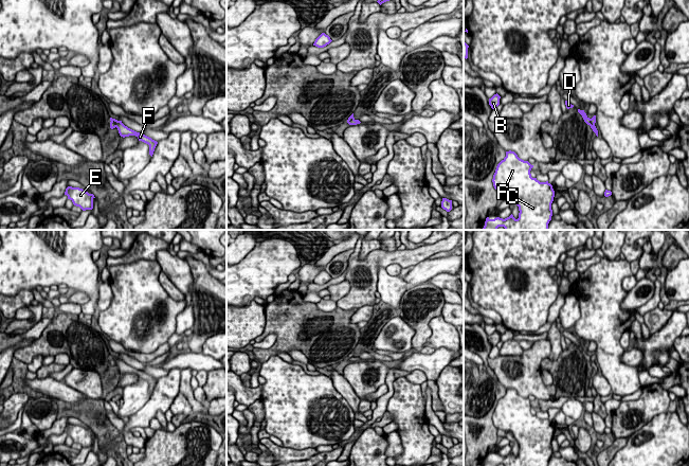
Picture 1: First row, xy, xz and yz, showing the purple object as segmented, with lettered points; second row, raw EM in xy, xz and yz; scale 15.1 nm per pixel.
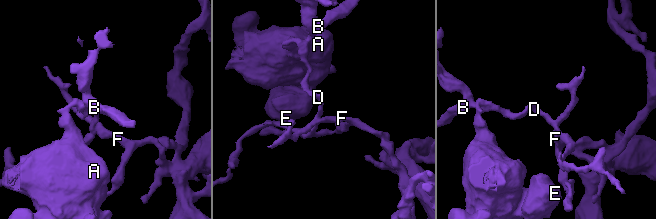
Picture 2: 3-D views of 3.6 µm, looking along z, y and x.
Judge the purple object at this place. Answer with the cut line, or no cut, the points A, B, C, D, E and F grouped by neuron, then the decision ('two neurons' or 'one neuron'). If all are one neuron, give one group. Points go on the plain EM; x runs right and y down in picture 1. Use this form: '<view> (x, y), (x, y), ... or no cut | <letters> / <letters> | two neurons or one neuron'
no cut | A B C D E F | one neuron

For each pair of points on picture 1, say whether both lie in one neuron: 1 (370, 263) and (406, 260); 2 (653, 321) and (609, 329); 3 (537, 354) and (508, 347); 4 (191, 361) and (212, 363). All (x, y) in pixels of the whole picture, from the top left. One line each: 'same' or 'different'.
1: same
2: different
3: different
4: same

